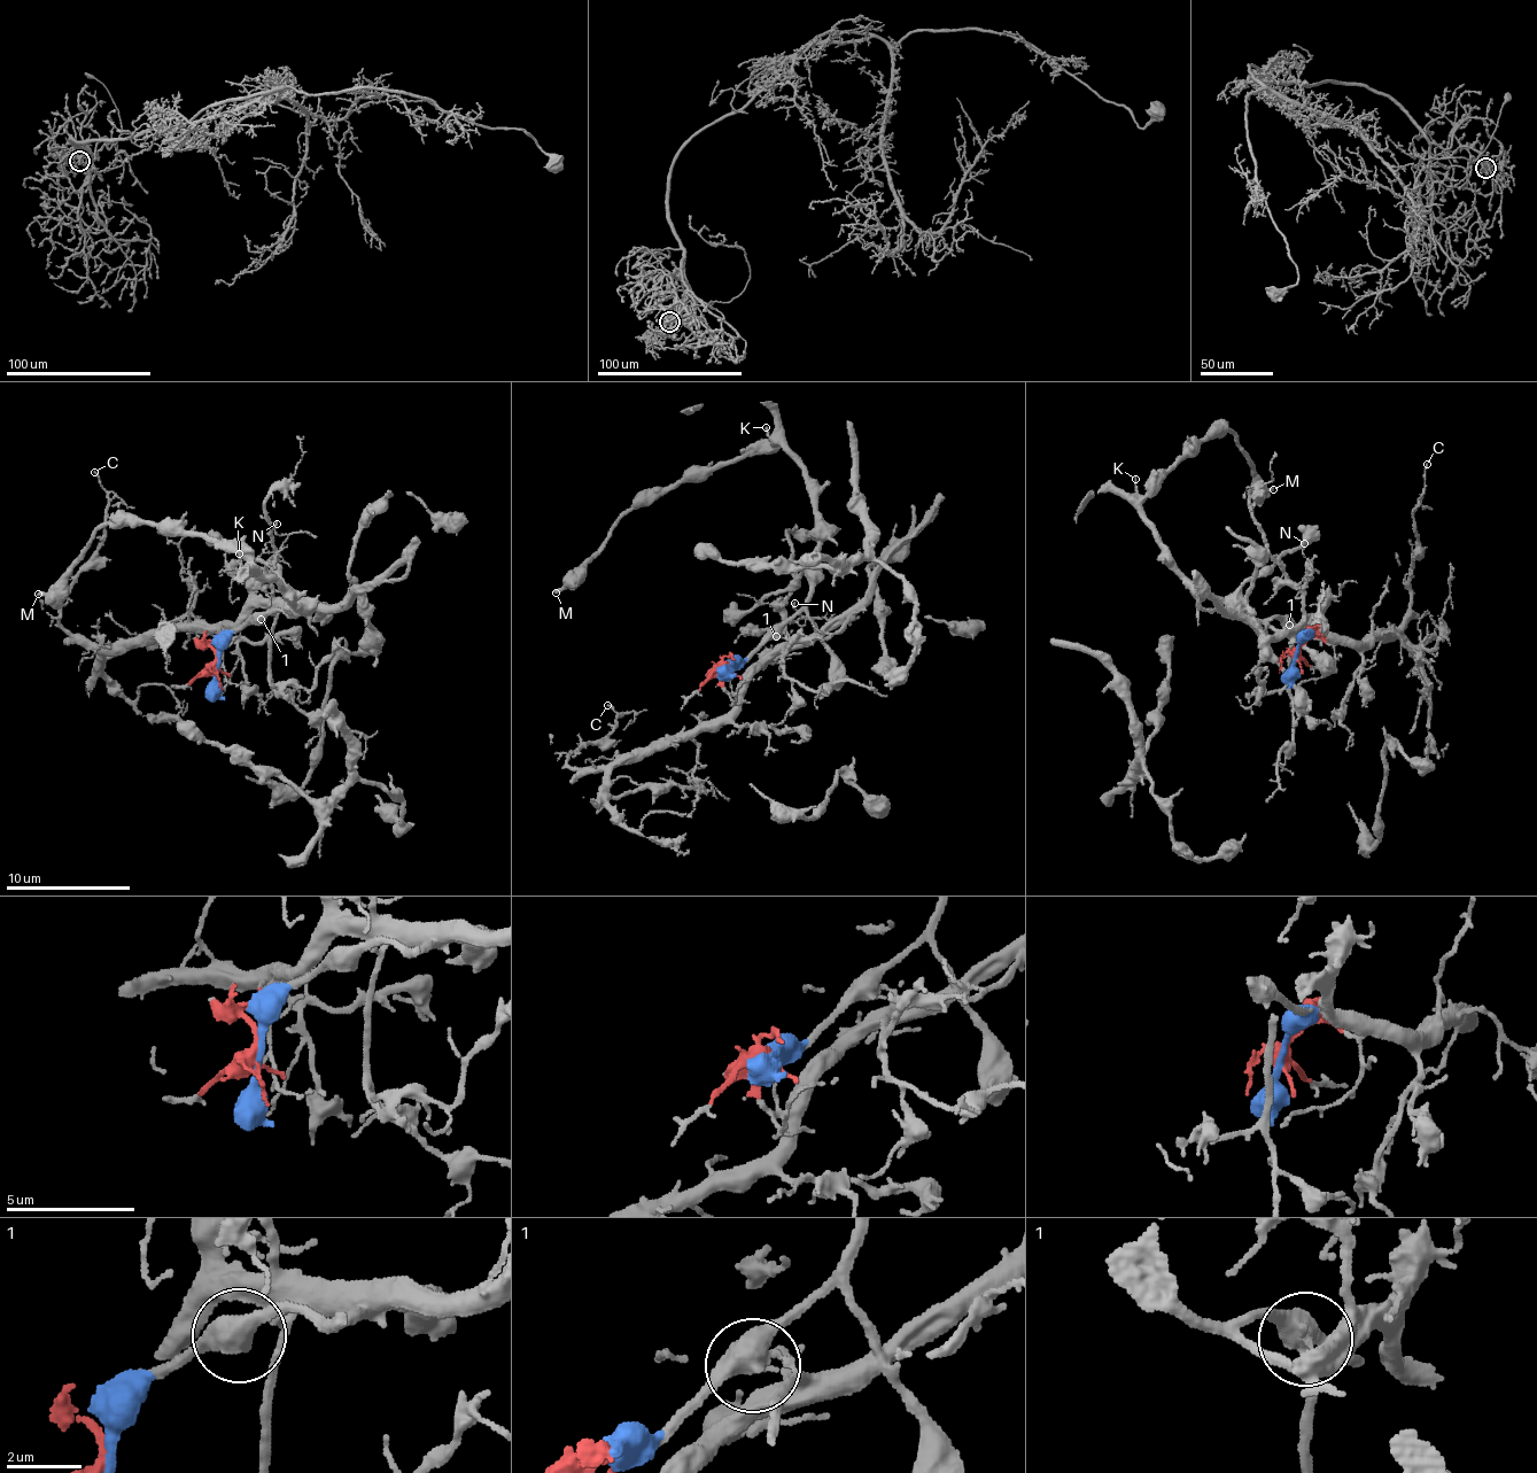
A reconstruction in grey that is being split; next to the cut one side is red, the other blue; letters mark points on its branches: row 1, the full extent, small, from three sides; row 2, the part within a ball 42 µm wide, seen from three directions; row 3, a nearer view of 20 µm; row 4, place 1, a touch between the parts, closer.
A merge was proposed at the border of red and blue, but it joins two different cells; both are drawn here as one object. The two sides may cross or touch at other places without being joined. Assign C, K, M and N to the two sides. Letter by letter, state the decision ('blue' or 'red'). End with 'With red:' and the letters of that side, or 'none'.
C: red
K: blue
M: blue
N: red
With red: C, N

